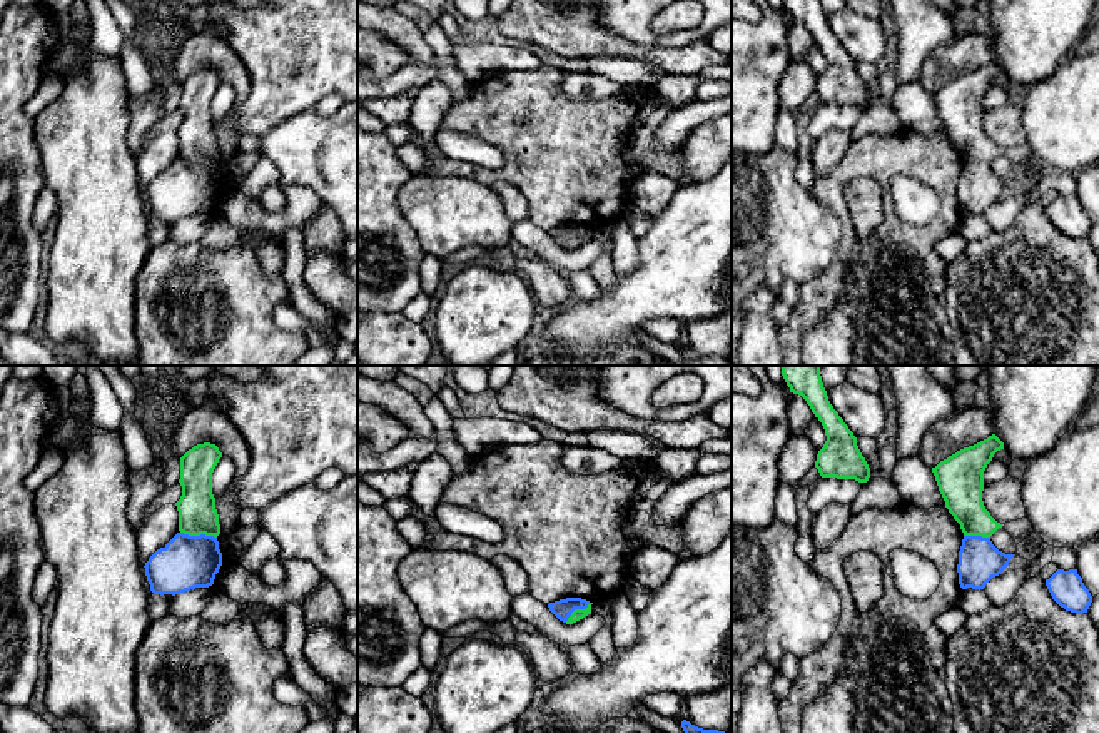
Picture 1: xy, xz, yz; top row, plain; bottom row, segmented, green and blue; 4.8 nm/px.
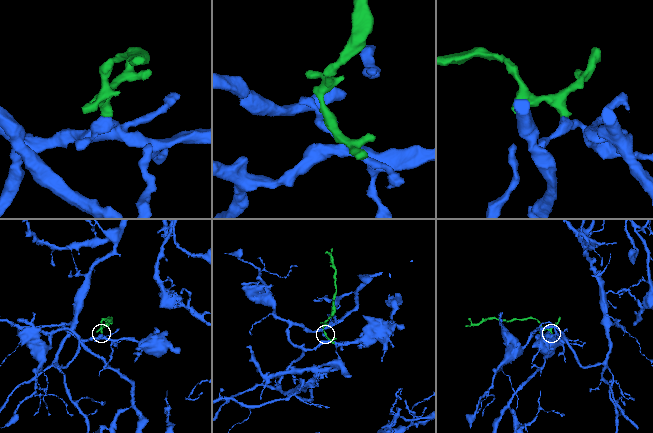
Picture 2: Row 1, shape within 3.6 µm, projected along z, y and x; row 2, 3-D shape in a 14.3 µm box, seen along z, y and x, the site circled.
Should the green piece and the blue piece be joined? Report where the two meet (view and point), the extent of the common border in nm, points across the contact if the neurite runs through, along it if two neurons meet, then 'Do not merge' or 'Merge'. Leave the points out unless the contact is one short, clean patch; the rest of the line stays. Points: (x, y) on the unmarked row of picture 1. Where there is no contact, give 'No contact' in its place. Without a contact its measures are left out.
Touches green at xy (199, 161). Shared border 180 nm. Path across: xy (197, 141), (199, 161), (196, 176), (186, 189). Merge

